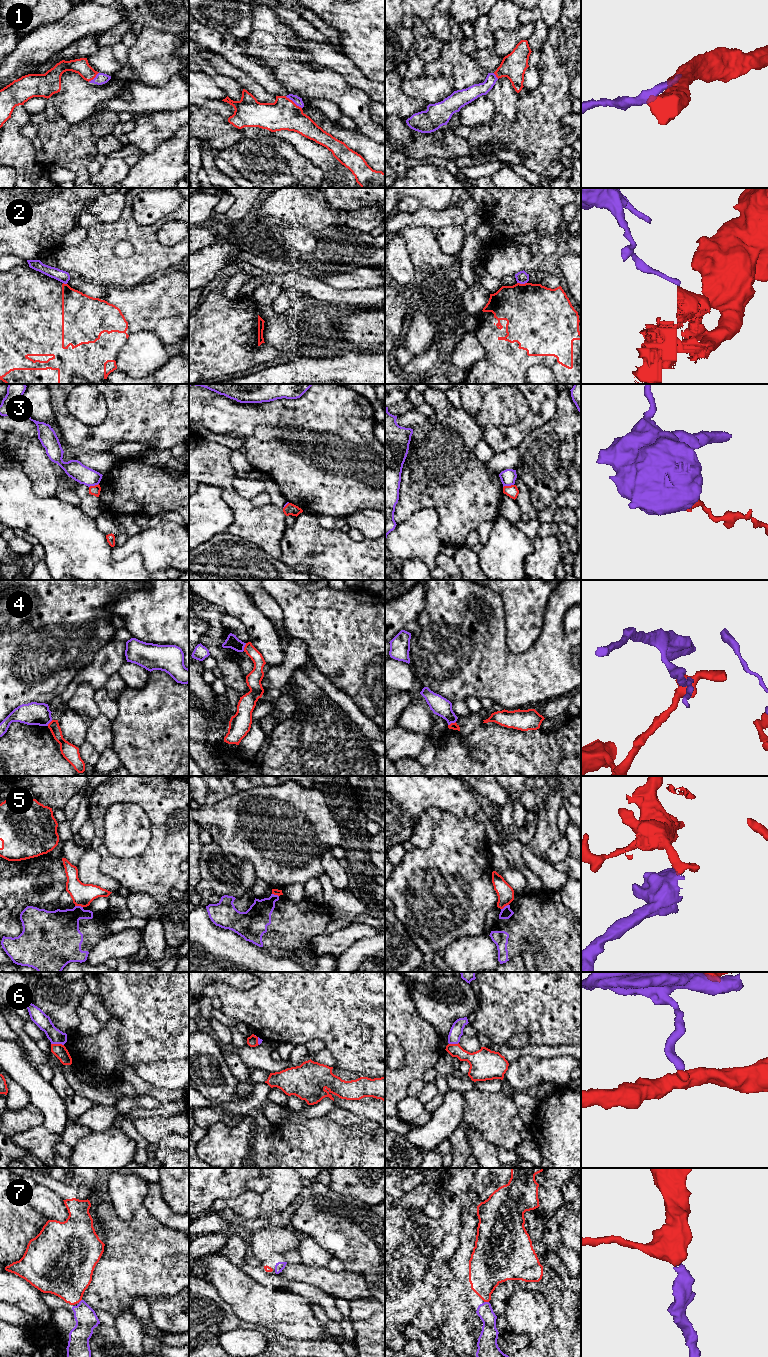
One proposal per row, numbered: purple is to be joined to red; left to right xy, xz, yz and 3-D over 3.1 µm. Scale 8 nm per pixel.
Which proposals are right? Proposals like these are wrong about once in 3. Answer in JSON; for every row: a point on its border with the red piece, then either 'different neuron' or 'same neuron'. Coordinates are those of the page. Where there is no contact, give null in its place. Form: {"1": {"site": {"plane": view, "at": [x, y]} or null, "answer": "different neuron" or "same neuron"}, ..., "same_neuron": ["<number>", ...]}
{"1": {"site": {"plane": "xz", "at": [292, 101]}, "answer": "same neuron"}, "2": {"site": {"plane": "yz", "at": [522, 284]}, "answer": "different neuron"}, "3": {"site": {"plane": "yz", "at": [508, 486]}, "answer": "different neuron"}, "4": {"site": {"plane": "xz", "at": [244, 647]}, "answer": "different neuron"}, "5": {"site": {"plane": "xy", "at": [79, 905]}, "answer": "different neuron"}, "6": {"site": {"plane": "xy", "at": [57, 1044]}, "answer": "different neuron"}, "7": {"site": {"plane": "yz", "at": [486, 1301]}, "answer": "same neuron"}, "same_neuron": ["1", "7"]}

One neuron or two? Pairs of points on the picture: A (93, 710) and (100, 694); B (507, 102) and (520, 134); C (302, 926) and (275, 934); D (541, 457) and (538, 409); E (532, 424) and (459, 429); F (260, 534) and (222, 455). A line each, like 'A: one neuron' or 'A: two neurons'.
A: two neurons
B: two neurons
C: one neuron
D: two neurons
E: two neurons
F: one neuron

